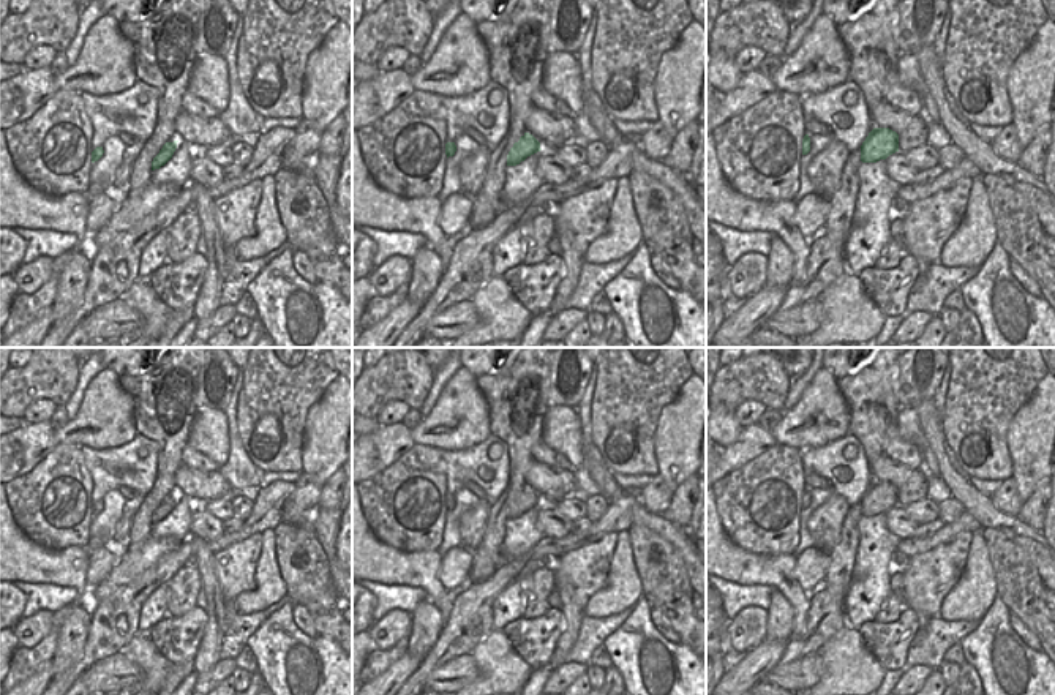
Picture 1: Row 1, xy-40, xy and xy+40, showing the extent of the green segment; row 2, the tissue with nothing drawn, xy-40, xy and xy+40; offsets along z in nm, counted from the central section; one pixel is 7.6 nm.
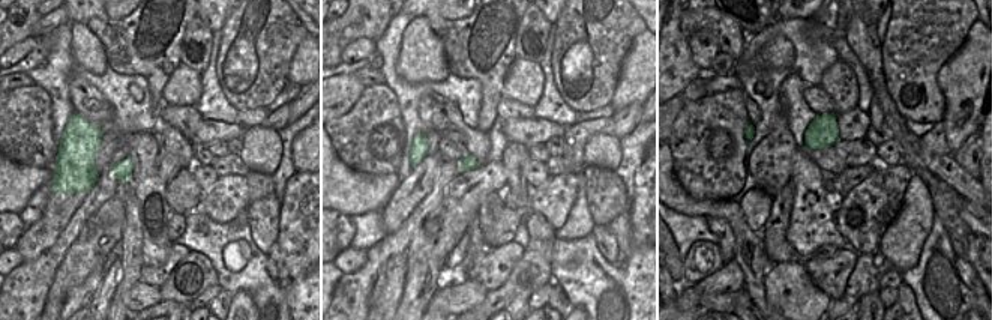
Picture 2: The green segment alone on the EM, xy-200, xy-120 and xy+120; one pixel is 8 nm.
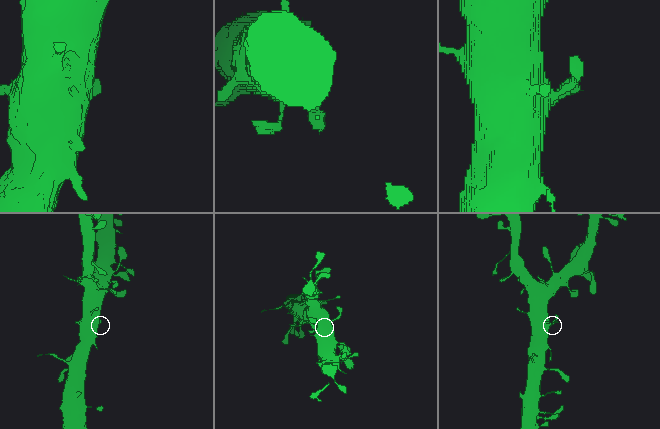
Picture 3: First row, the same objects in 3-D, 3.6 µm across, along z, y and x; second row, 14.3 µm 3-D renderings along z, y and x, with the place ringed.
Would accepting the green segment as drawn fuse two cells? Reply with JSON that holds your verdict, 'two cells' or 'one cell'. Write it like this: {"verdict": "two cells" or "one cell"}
{"verdict": "one cell"}

